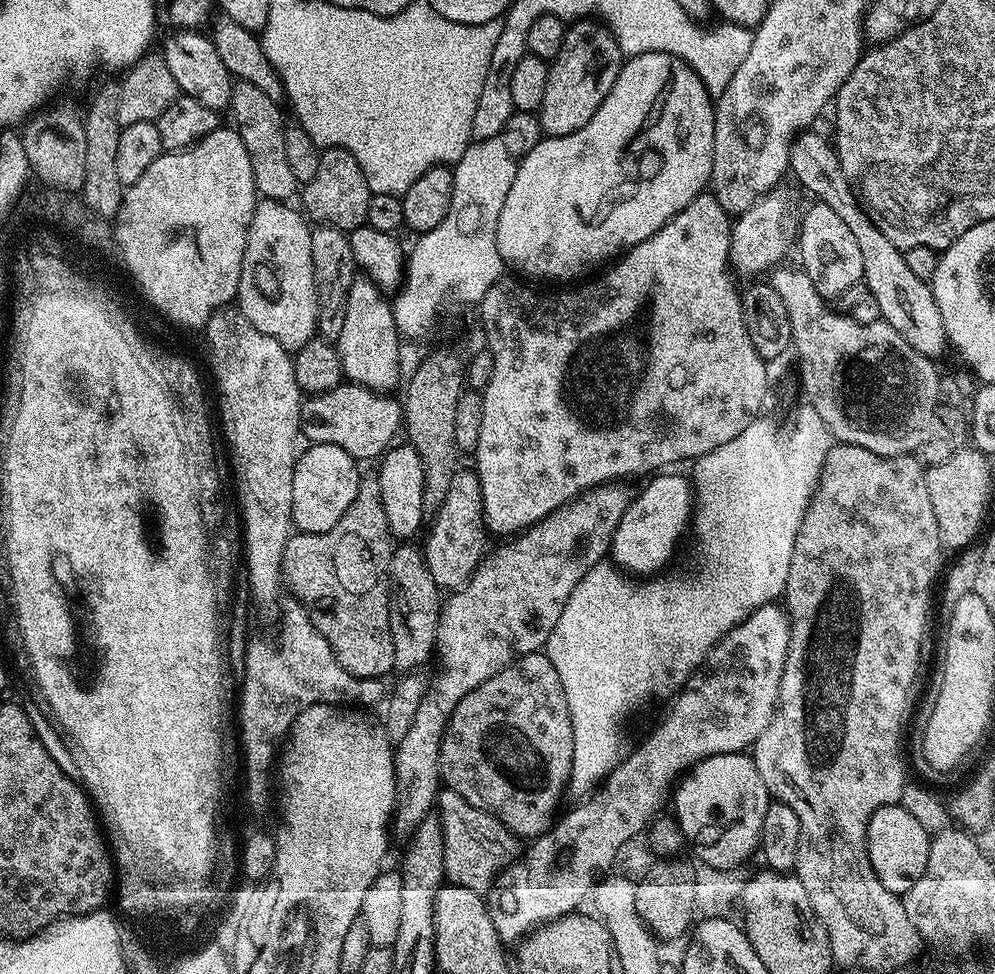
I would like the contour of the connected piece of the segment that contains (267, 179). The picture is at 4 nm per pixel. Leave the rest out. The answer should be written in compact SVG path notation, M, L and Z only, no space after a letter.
M236 80L232 85L231 123L236 133L242 138L242 146L246 146L246 154L250 154L250 170L254 170L254 182L257 193L266 200L287 201L292 191L297 191L298 182L290 171L290 162L286 162L286 138L284 129L286 121L281 105L270 102L258 86L245 80Z

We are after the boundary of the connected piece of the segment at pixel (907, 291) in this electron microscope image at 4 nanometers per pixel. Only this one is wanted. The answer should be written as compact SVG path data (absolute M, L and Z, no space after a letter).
M805 130L792 142L788 166L791 175L796 175L797 182L812 198L830 206L830 210L834 210L834 214L838 214L838 218L842 218L842 222L846 222L846 227L854 234L858 251L864 259L863 283L878 300L885 322L894 326L894 330L898 330L898 334L902 334L902 338L906 338L906 342L910 342L920 356L937 358L944 351L949 351L946 326L942 326L942 313L938 311L938 302L934 302L931 283L913 274L910 266L906 266L902 249L894 246L894 242L890 242L890 238L886 238L886 234L874 226L868 209L860 203L859 195L842 170L839 153L833 147L831 149L827 140L819 136L816 130Z

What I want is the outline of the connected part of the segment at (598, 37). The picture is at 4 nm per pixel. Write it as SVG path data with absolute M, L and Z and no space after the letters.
M588 20L573 23L564 33L561 50L549 63L546 89L538 113L538 123L545 137L564 137L566 134L584 128L586 122L594 116L594 111L598 110L601 102L609 96L617 80L620 66L624 61L623 53L607 27L593 27L591 24L592 22Z

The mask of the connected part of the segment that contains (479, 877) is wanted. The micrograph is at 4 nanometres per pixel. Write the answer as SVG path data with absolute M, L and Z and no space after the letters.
M445 787L438 796L438 819L444 831L444 875L447 883L457 884L481 894L497 883L498 877L521 855L521 841L505 824L489 812L472 808L452 788Z

